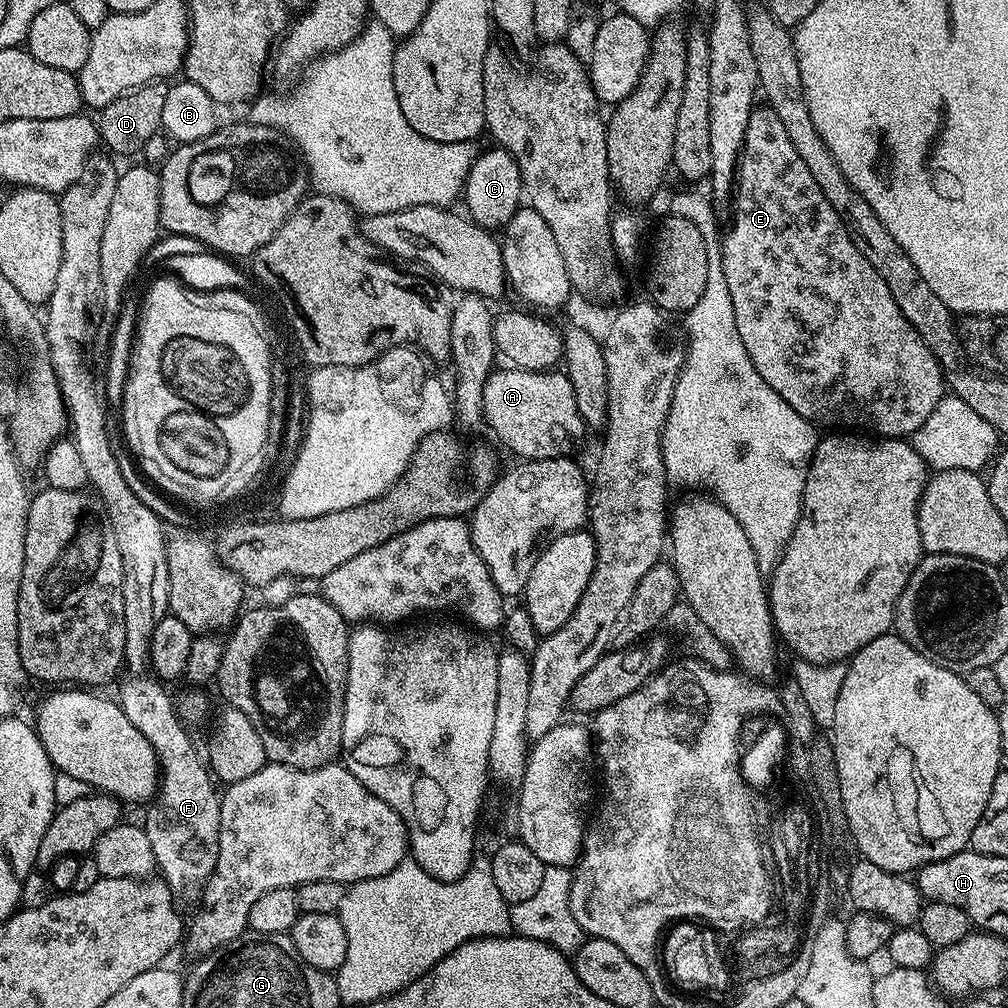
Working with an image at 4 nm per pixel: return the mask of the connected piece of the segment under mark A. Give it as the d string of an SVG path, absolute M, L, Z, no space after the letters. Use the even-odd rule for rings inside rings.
M504 366L504 369L493 370L482 393L483 423L492 427L492 432L521 461L562 458L575 453L576 443L586 435L582 416L578 412L574 398L574 389L570 378L560 370L531 372L525 368Z

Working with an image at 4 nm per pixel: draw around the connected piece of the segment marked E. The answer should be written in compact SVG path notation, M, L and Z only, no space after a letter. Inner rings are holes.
M767 106L753 107L750 122L746 122L746 138L740 151L740 164L736 167L736 186L734 189L734 205L732 225L726 228L720 242L722 258L722 274L726 274L726 290L730 290L730 302L734 302L734 322L738 326L738 338L742 338L742 346L746 346L746 354L750 354L750 362L754 362L754 370L762 374L766 386L770 386L783 400L790 402L802 418L823 424L849 424L852 430L867 430L880 438L908 438L928 421L930 414L938 406L946 394L946 376L942 371L935 354L926 346L926 342L906 322L902 310L898 310L898 302L894 302L894 294L890 294L890 286L882 282L882 274L866 262L862 250L853 242L848 228L840 215L826 202L826 194L822 194L818 182L814 182L814 174L806 170L806 162L802 162L798 150L794 150L794 142L790 142L790 134L786 134L786 126Z

